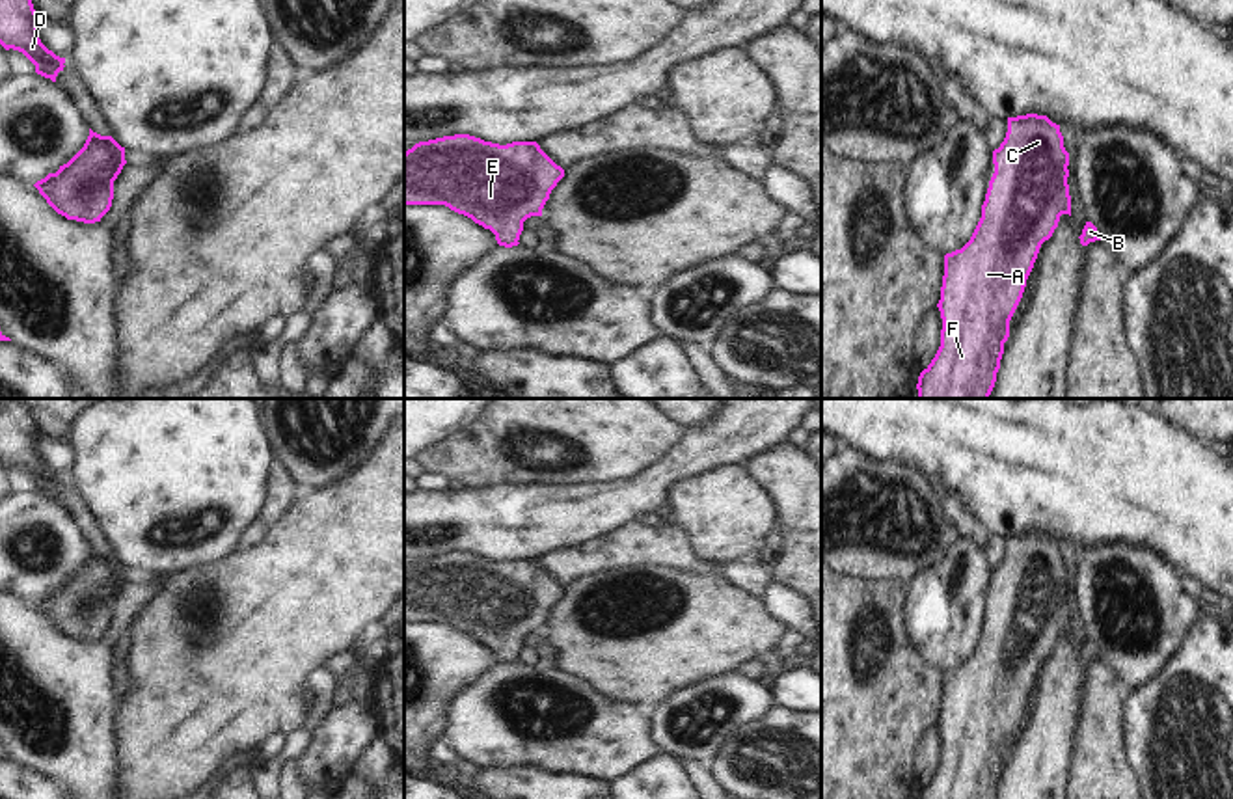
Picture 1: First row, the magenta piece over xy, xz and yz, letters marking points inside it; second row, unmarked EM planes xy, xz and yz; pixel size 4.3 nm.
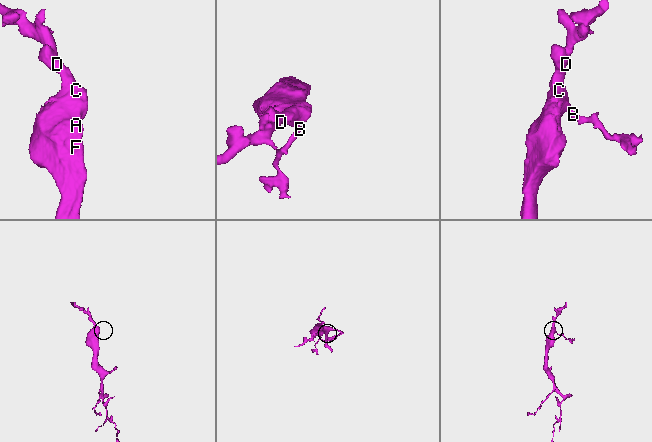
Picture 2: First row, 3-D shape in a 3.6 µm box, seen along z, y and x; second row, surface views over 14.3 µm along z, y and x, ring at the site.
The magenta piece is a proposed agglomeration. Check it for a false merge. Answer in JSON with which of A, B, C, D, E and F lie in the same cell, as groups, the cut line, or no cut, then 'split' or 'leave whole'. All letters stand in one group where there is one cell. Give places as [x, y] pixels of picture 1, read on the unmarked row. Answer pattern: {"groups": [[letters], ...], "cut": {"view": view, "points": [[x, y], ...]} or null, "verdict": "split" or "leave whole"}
{"groups": [["A", "B", "C", "D", "E", "F"]], "cut": null, "verdict": "leave whole"}

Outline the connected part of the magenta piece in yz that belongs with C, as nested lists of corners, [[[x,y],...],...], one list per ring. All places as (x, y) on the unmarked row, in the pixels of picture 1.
[[[1047,533],[1008,535],[1008,549],[1000,564],[993,568],[993,581],[995,590],[982,622],[982,635],[970,657],[961,667],[944,672],[944,693],[937,721],[942,736],[941,764],[920,790],[918,799],[996,799],[1004,760],[1009,754],[1009,738],[1023,715],[1039,665],[1052,654],[1060,633],[1071,633],[1069,570],[1064,564],[1060,542]]]

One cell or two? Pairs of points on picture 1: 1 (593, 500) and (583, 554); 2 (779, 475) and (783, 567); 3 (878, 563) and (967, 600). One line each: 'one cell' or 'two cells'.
1: two cells
2: one cell
3: two cells

